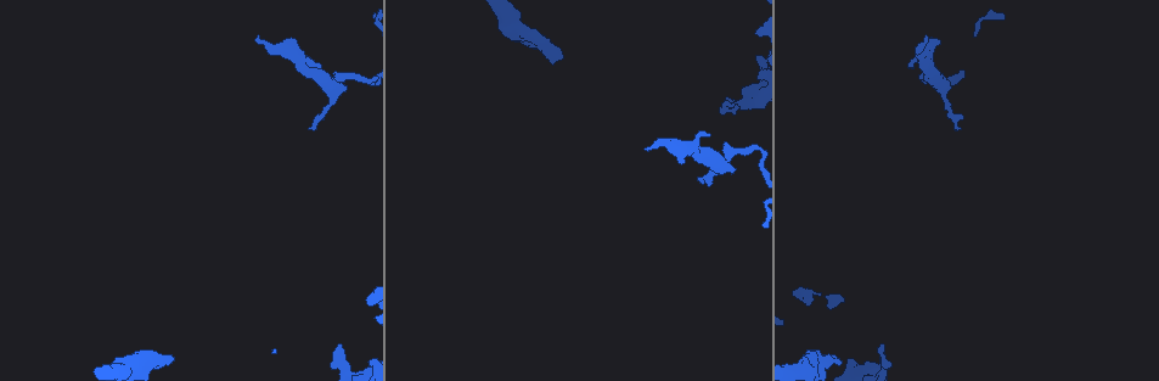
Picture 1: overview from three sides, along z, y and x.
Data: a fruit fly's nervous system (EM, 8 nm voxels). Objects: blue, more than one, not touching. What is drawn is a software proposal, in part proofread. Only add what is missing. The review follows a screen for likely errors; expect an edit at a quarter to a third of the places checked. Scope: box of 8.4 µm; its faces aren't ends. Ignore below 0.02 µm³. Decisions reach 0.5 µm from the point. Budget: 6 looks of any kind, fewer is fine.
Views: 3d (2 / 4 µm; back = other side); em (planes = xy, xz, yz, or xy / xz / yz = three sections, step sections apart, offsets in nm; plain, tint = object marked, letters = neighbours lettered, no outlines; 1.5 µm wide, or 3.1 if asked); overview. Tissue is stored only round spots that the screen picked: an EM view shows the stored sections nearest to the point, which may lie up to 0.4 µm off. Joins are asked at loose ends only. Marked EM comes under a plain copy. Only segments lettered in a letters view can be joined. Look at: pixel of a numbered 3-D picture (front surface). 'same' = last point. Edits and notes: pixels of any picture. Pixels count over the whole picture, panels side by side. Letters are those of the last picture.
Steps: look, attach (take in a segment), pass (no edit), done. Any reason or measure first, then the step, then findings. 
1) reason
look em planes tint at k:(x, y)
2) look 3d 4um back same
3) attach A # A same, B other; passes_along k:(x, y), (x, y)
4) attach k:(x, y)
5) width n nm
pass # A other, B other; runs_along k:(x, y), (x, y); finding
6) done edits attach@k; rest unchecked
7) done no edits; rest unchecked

branch stops here
look 3d 2um at 1:(563, 59)

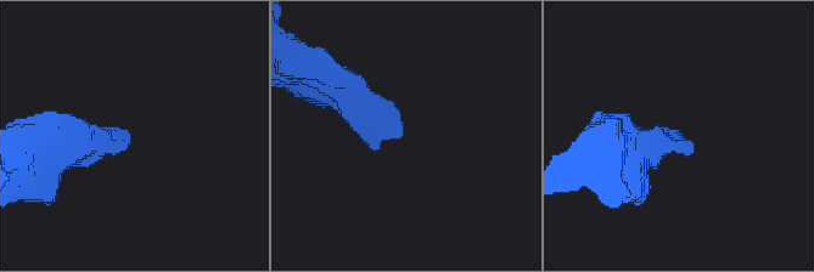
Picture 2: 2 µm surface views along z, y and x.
need the tissue
look em xz step 4 letters at 2:(128, 131)

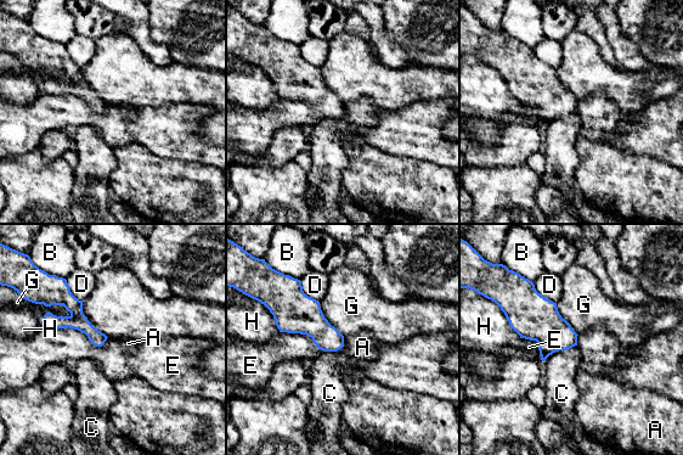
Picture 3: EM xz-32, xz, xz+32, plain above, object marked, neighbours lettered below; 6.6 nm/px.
pass # A other, B other, C other, D other, E other, G other, H other; border 3:(43, 325), (108, 337); none of them fits

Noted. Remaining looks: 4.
look 3d 4um at 1:(342, 345)

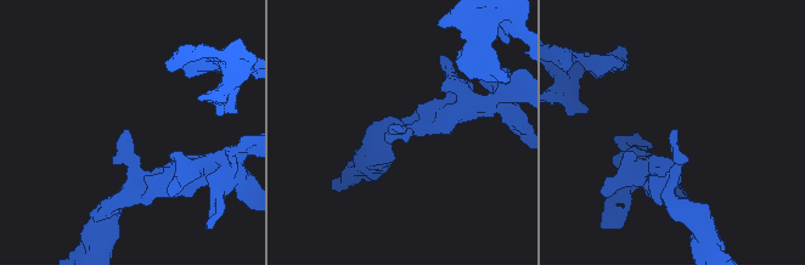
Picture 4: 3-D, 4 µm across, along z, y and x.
look em planes letters at 4:(128, 131)

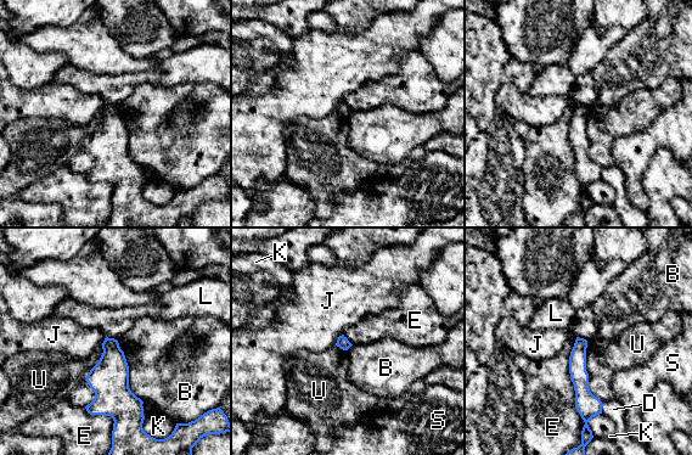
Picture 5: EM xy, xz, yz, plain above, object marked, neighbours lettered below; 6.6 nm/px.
pass # B other, D other, E other, J other, K other, L other, S other, U other; runs_along 5:(579, 341), (579, 377), (586, 417); no lettered segment goes on from it

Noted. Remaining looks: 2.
look 3d 2um at 1:(957, 129)

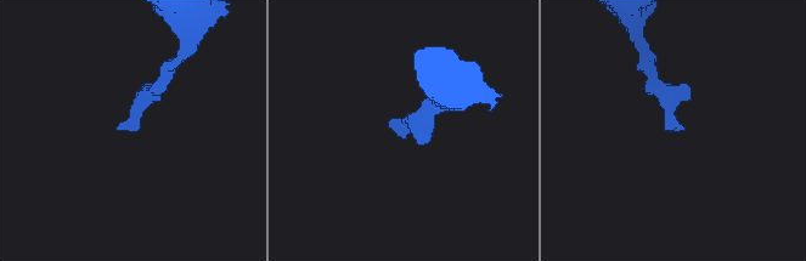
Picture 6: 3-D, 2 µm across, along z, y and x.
look em yz step 8 letters at 6:(674, 127)

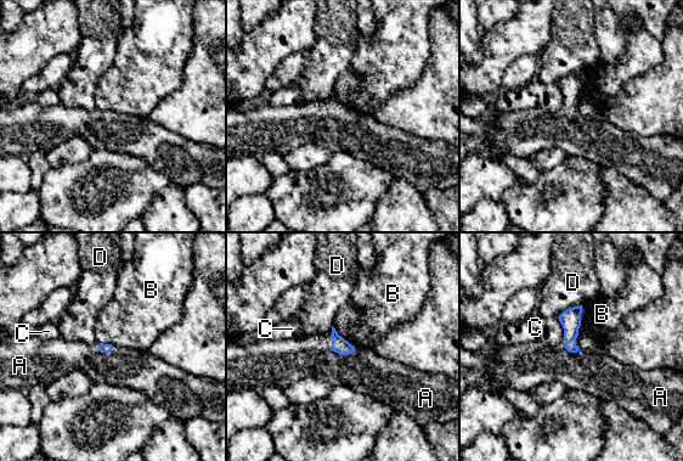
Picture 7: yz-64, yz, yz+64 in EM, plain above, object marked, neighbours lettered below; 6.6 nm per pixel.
attach A # A same, B other, C other, D other; passes_along 7:(339, 344), (343, 354), (363, 370); the neuron continues

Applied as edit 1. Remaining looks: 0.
done edits attach@7; rest unchecked

